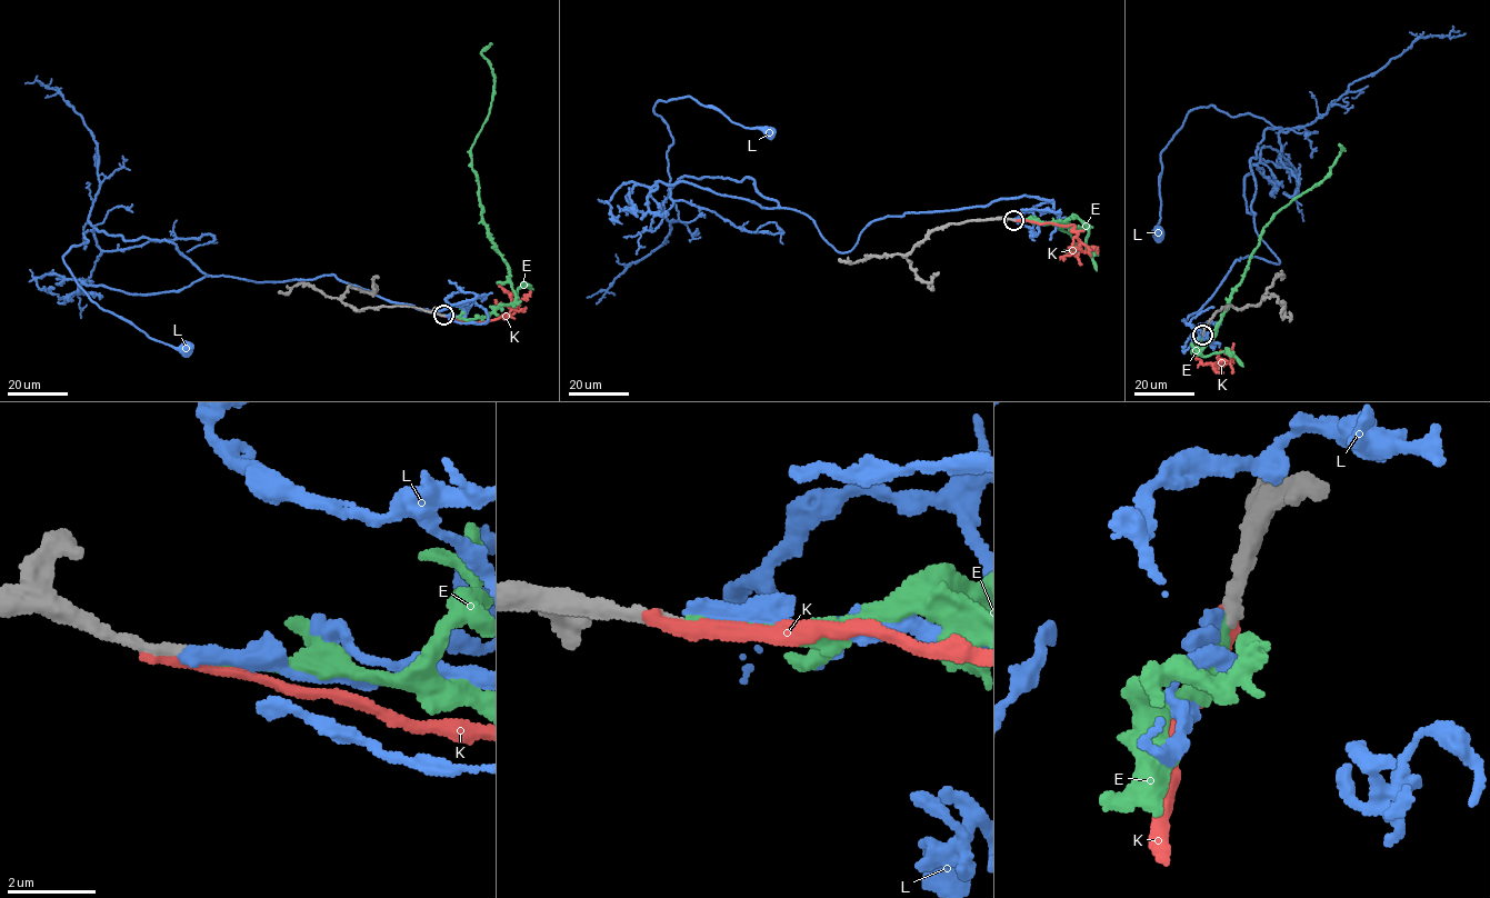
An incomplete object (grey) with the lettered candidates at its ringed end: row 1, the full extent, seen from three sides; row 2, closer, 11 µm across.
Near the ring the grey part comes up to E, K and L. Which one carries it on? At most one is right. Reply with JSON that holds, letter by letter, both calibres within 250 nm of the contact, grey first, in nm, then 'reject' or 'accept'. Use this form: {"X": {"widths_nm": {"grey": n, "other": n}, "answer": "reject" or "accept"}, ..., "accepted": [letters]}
{"E": {"widths_nm": {"grey": 280, "other": 220}, "answer": "accept"}, "K": {"widths_nm": {"grey": 340, "other": 360}, "answer": "reject"}, "L": {"widths_nm": {"grey": 280, "other": 360}, "answer": "reject"}, "accepted": ["E"]}

